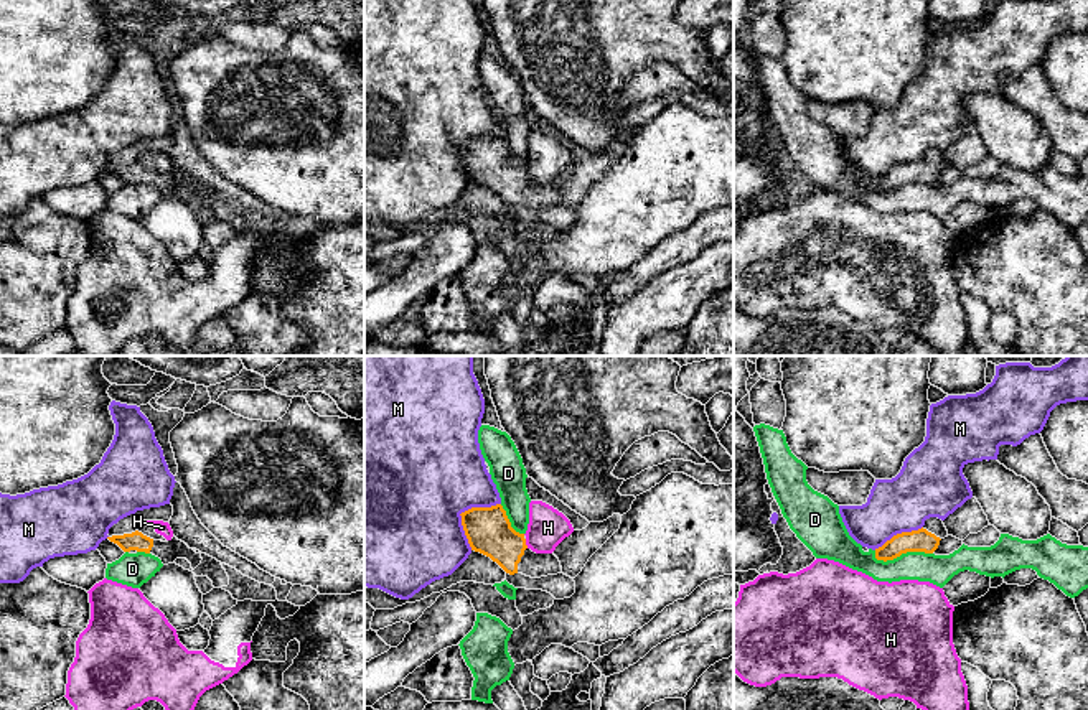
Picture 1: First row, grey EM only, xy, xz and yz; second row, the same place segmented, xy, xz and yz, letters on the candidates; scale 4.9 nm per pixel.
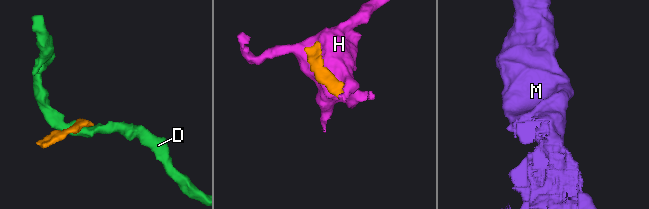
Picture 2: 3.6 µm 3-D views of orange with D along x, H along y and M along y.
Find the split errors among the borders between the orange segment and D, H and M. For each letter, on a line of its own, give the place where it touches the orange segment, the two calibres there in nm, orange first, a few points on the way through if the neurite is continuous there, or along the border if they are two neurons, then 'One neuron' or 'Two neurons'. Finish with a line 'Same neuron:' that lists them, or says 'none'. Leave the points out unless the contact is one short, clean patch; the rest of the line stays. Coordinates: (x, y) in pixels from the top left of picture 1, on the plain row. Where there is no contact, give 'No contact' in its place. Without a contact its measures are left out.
D: Touches orange at yz (902, 183). Thickness 110 nm (orange) against 140 nm. Boundary: yz (932, 183), (902, 183), (886, 191), (874, 188). Two neurons
H: Touches orange at xz (525, 175). Thickness 220 nm (orange) against 190 nm. Two neurons
M: Touches orange at xz (462, 144). Thickness 220 nm (orange) against 500 nm. Two neurons
Same neuron: none

